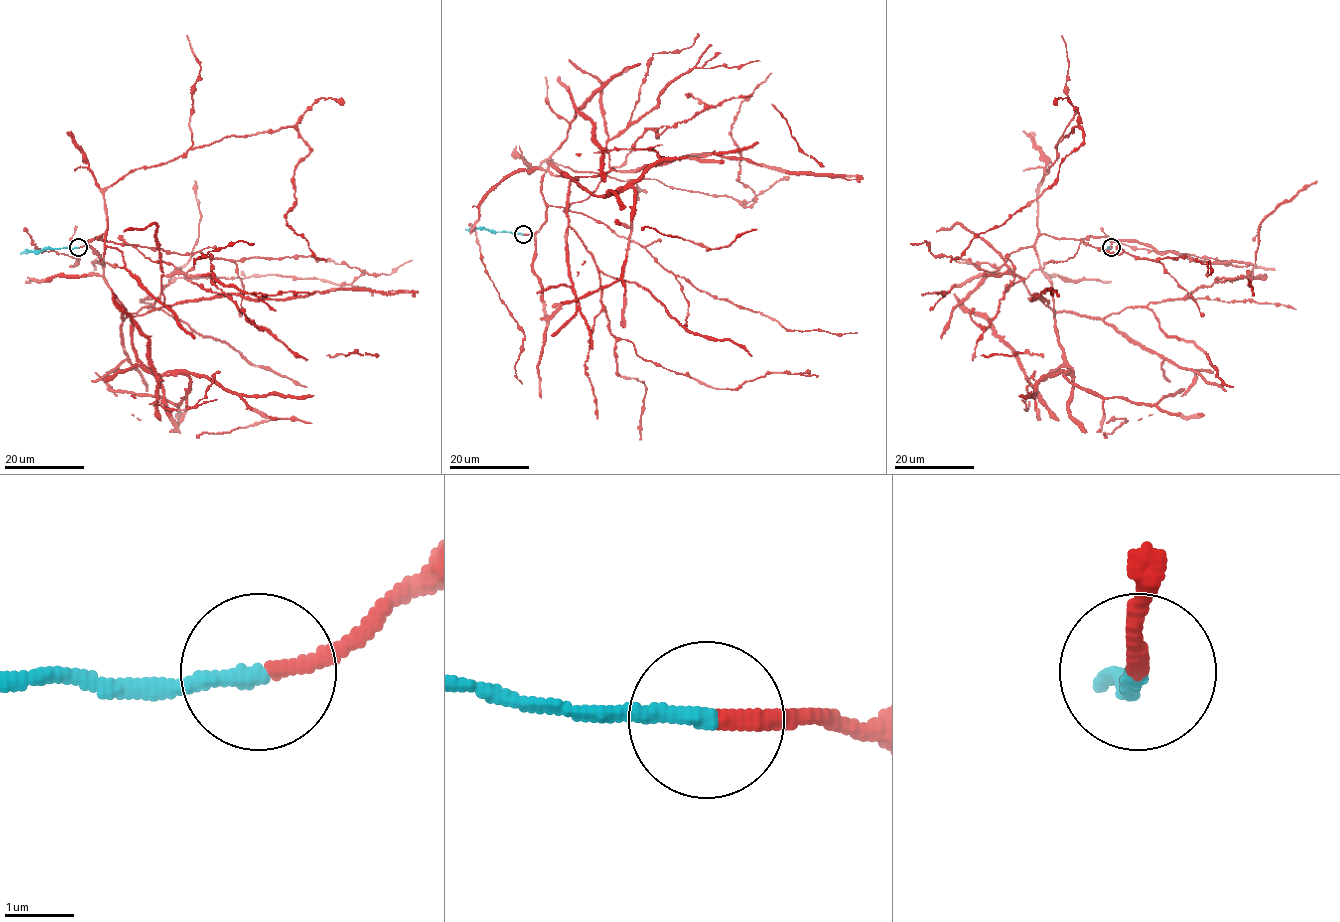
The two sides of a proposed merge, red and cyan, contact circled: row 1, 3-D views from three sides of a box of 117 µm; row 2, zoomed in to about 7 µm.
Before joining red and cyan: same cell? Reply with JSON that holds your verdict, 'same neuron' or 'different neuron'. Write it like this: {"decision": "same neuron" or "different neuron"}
{"decision": "same neuron"}

